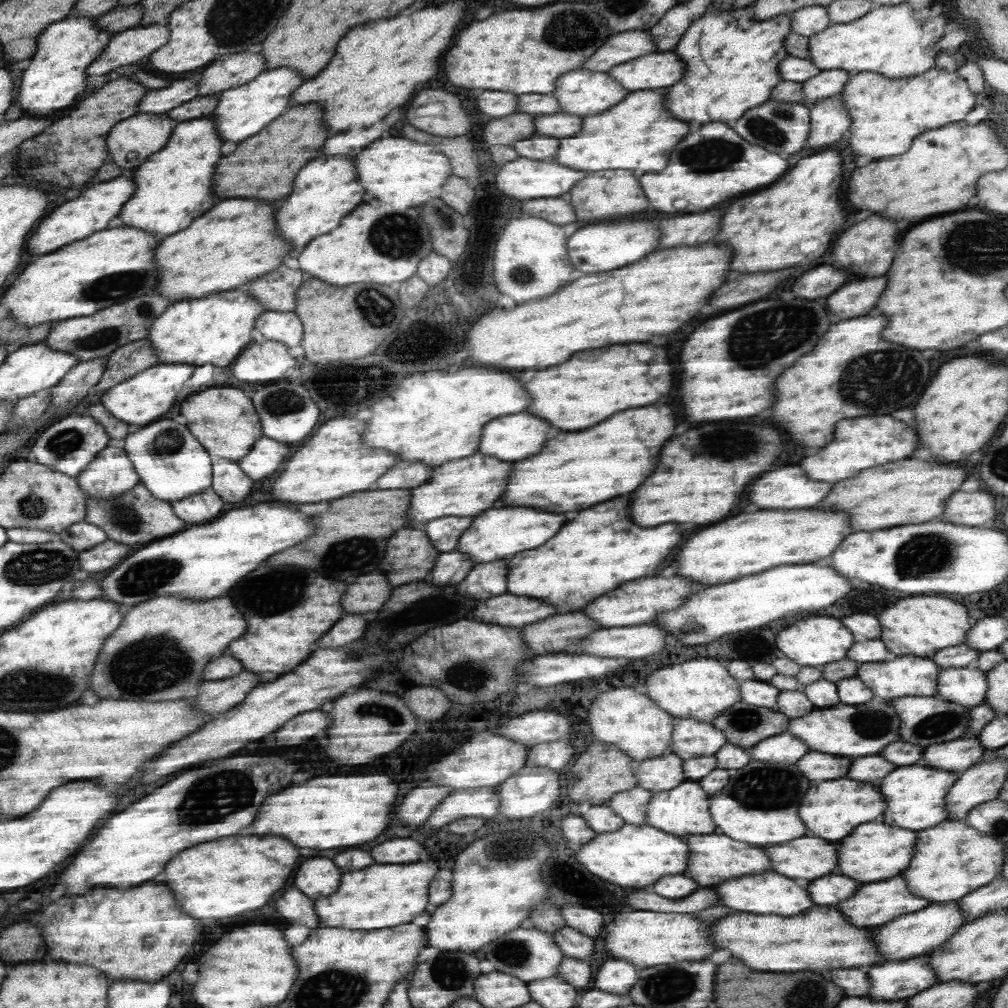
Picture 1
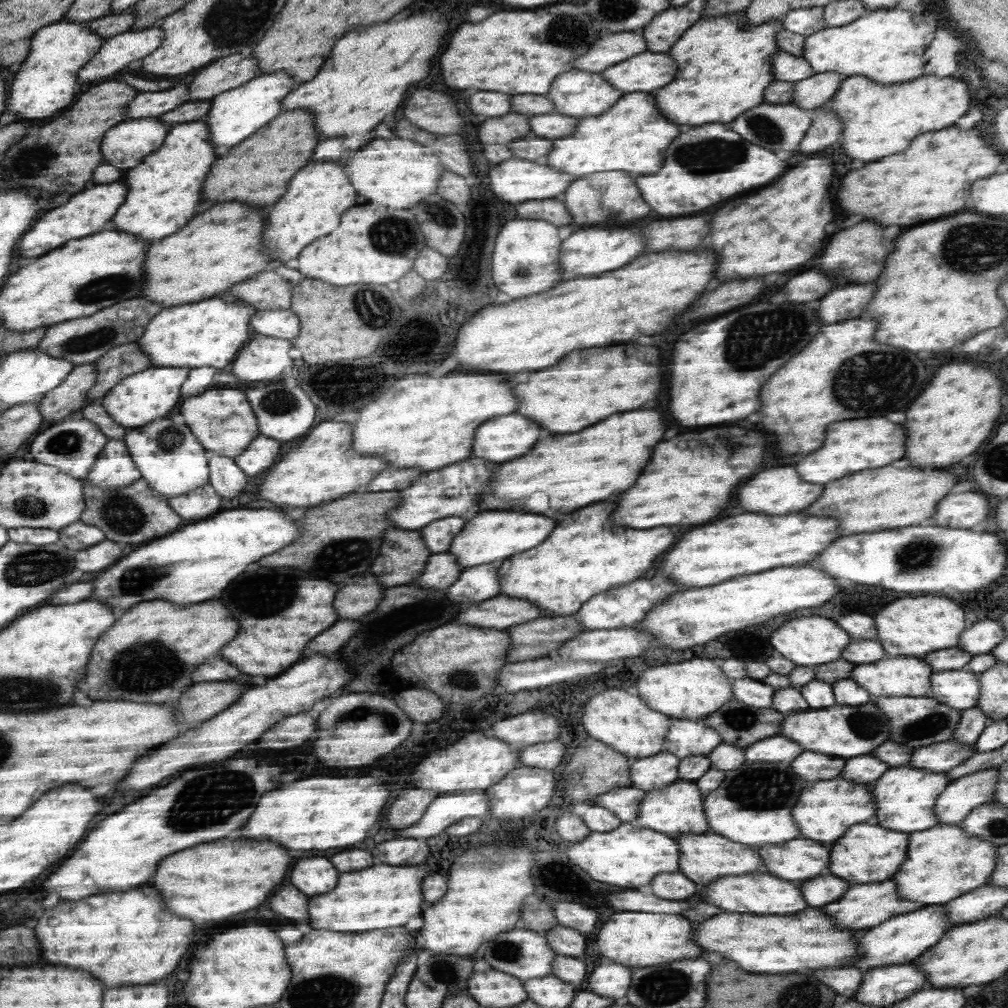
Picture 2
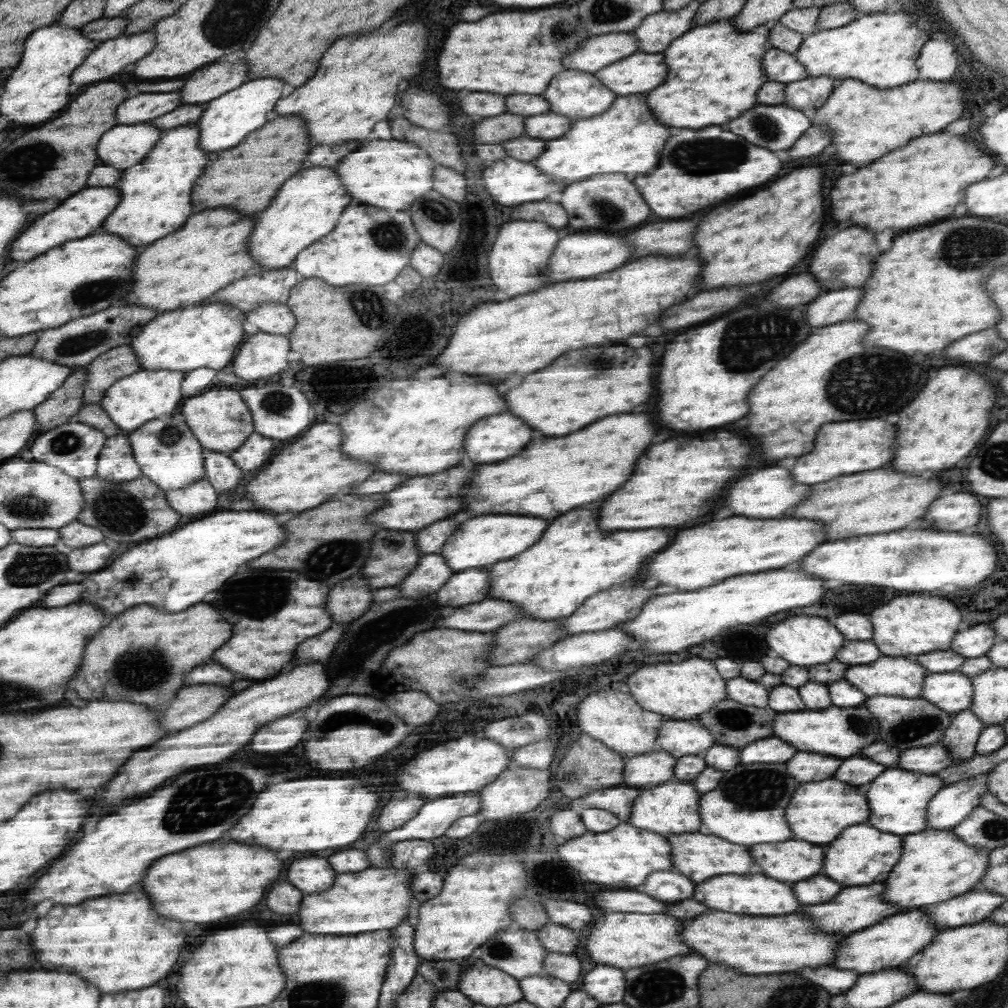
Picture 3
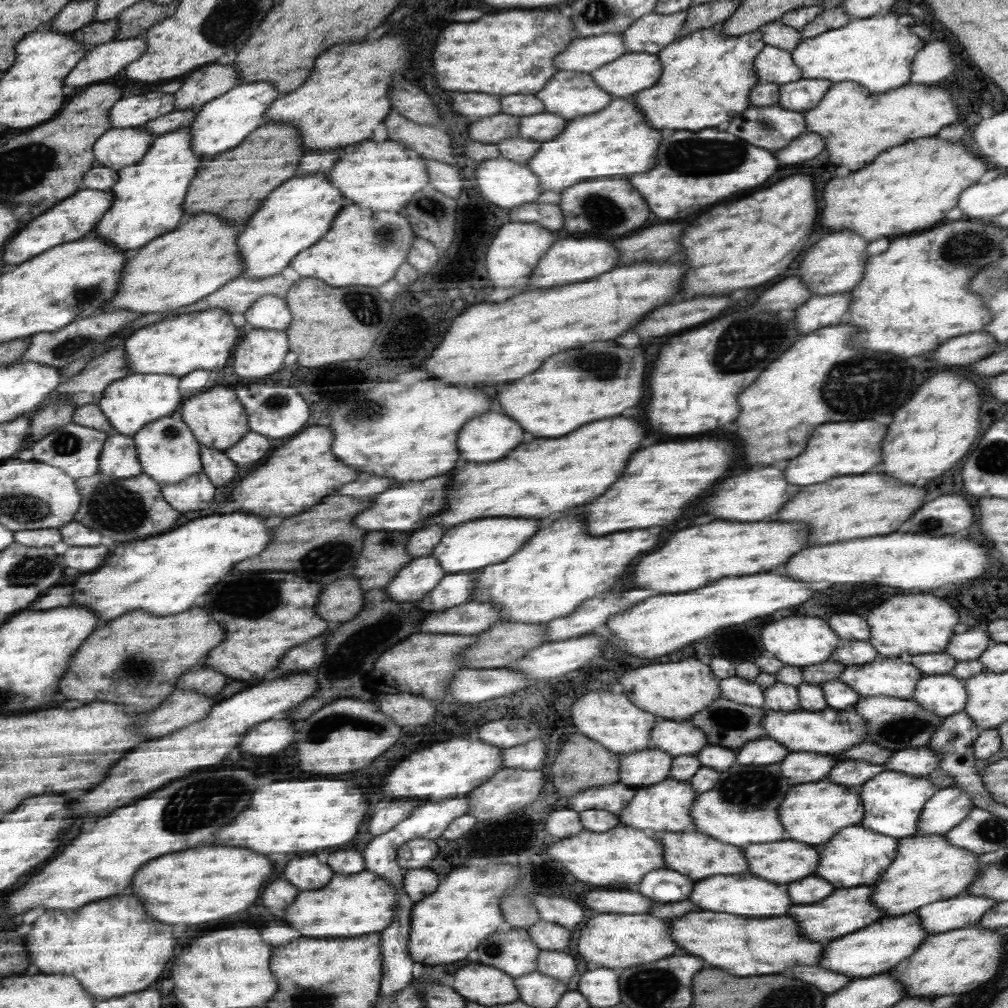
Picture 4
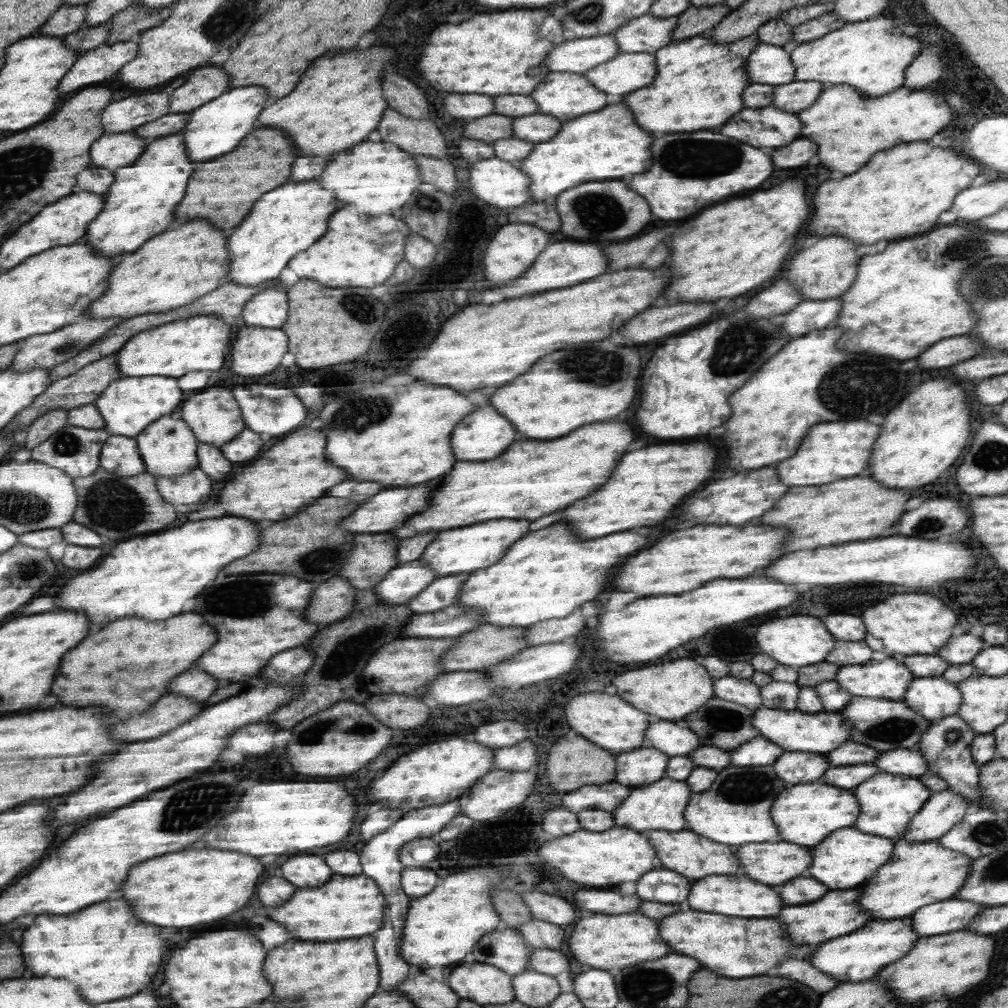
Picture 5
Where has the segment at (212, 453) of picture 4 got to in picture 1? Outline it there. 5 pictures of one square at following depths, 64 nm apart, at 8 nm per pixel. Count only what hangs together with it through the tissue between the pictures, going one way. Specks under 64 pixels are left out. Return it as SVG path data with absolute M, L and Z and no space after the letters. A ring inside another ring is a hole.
M214 458L212 491L224 502L242 502L252 492L254 480L248 478L240 467L232 460Z

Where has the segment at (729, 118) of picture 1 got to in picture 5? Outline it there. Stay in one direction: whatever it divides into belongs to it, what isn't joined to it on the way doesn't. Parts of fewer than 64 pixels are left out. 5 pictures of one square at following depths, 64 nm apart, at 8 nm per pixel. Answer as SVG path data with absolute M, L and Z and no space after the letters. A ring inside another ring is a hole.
M709 33L694 36L688 40L672 41L655 52L658 56L658 84L650 84L650 88L642 88L642 92L634 92L626 96L626 104L638 112L638 120L642 120L642 128L650 128L650 132L694 132L694 130L712 130L726 124L728 116L738 114L744 108L742 90L750 84L746 74L746 62L757 50L759 38L755 35L744 40L731 43L711 41Z

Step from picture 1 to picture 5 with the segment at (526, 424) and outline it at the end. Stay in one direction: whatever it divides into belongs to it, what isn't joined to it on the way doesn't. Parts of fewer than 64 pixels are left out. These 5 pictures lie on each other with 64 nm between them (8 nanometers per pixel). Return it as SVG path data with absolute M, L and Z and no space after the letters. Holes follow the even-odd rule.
M488 404L478 412L474 412L474 416L470 416L470 420L466 420L462 428L458 428L458 434L451 435L451 442L454 442L452 448L458 448L458 454L455 454L458 460L466 460L466 462L492 460L500 456L512 442L516 442L516 434L518 430L514 428L514 424L508 422L502 414L498 414L492 404Z

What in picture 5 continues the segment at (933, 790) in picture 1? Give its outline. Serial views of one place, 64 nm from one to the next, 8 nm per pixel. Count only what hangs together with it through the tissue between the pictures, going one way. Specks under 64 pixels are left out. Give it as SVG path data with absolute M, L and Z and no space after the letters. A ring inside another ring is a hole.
M876 774L870 780L862 782L858 788L858 800L862 800L862 820L858 820L856 828L866 828L866 832L874 832L876 836L901 838L911 826L911 821L932 792L919 778L896 776L896 774Z

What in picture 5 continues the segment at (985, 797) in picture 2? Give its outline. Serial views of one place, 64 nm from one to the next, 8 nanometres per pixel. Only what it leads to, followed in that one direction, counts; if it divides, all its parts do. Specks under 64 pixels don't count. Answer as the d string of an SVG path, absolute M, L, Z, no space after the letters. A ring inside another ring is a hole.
M950 788L936 792L917 812L909 830L895 840L936 841L964 818L969 805L964 797Z

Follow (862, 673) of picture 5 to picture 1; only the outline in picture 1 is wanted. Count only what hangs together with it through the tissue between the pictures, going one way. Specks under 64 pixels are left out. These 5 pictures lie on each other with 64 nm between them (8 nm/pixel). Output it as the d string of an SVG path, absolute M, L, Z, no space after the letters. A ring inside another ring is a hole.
M900 656L890 662L866 662L858 668L857 676L866 682L874 695L883 699L896 699L906 696L936 697L938 696L938 674L940 665L934 660L926 660L921 656Z

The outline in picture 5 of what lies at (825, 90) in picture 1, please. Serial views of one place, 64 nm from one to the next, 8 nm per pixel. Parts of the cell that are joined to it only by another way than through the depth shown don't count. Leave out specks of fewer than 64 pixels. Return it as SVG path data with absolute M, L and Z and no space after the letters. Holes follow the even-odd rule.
M794 80L788 84L774 86L772 106L798 112L810 108L823 89L821 82L807 80Z

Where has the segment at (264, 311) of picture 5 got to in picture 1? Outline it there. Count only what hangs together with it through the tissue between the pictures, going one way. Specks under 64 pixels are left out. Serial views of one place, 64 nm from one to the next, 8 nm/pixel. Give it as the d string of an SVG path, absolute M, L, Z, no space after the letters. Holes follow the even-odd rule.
M294 310L288 312L266 311L259 316L257 329L266 340L284 342L288 348L296 348L302 342L302 322L294 314Z

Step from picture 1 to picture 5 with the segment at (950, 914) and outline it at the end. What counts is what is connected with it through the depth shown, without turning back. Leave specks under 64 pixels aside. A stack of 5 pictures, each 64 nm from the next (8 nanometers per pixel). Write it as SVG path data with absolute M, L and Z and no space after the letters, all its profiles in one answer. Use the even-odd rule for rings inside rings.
M913 918L902 920L874 920L874 924L868 924L868 928L860 928L858 932L852 932L850 936L842 936L838 940L830 940L822 944L814 956L812 964L820 970L828 972L832 978L840 978L840 982L862 982L870 980L878 974L878 970L886 968L888 964L900 960L906 956L906 952L912 950L919 934L914 932Z

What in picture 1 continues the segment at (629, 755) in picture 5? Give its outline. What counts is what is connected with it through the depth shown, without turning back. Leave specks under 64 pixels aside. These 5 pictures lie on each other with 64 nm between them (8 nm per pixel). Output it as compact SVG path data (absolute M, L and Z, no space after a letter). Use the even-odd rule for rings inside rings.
M676 754L639 761L635 769L638 786L653 793L672 790L688 780L684 764Z

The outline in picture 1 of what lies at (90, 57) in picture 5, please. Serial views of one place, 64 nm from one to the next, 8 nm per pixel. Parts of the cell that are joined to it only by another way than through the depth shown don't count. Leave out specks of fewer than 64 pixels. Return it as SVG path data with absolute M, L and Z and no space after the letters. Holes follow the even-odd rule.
M151 24L117 32L110 38L100 58L88 68L88 76L104 76L125 64L134 64L149 56L170 40L171 30L168 25Z

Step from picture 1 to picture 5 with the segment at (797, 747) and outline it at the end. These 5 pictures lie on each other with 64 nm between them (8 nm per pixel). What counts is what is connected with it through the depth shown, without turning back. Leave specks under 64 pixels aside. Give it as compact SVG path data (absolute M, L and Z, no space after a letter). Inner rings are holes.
M762 735L730 752L731 764L736 766L766 766L778 760L784 750L771 740L766 740Z

